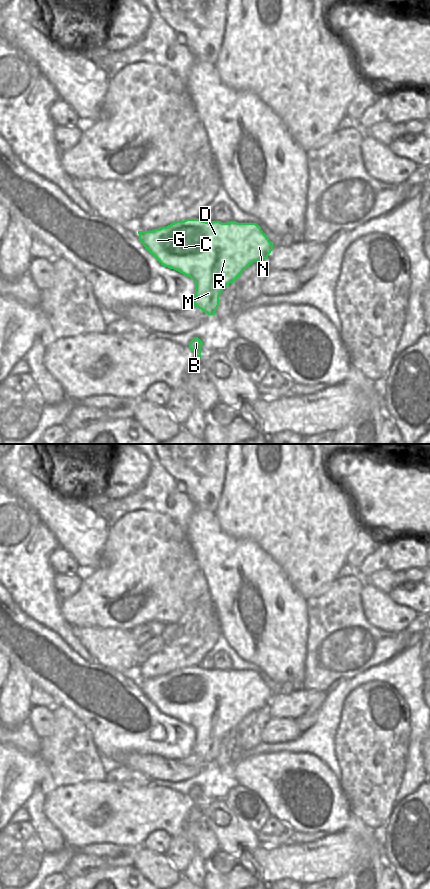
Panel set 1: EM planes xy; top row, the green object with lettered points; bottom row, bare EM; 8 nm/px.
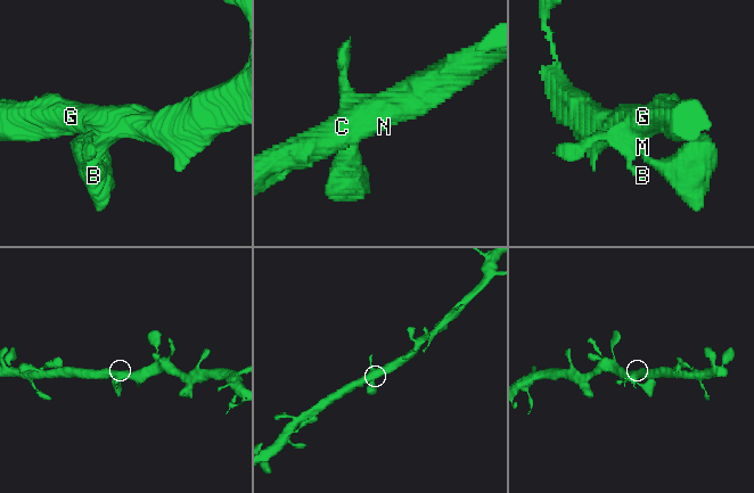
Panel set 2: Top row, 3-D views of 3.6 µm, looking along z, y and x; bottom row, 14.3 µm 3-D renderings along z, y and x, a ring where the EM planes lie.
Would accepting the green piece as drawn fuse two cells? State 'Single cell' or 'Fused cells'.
Single cell.

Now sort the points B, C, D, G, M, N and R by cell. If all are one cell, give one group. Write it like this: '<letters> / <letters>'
B C D G M N R

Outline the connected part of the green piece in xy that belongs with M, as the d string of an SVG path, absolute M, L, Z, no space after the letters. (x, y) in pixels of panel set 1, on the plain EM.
M186 667L152 679L138 679L145 697L164 715L174 717L195 730L193 753L215 763L221 740L256 709L267 707L273 692L256 671Z

